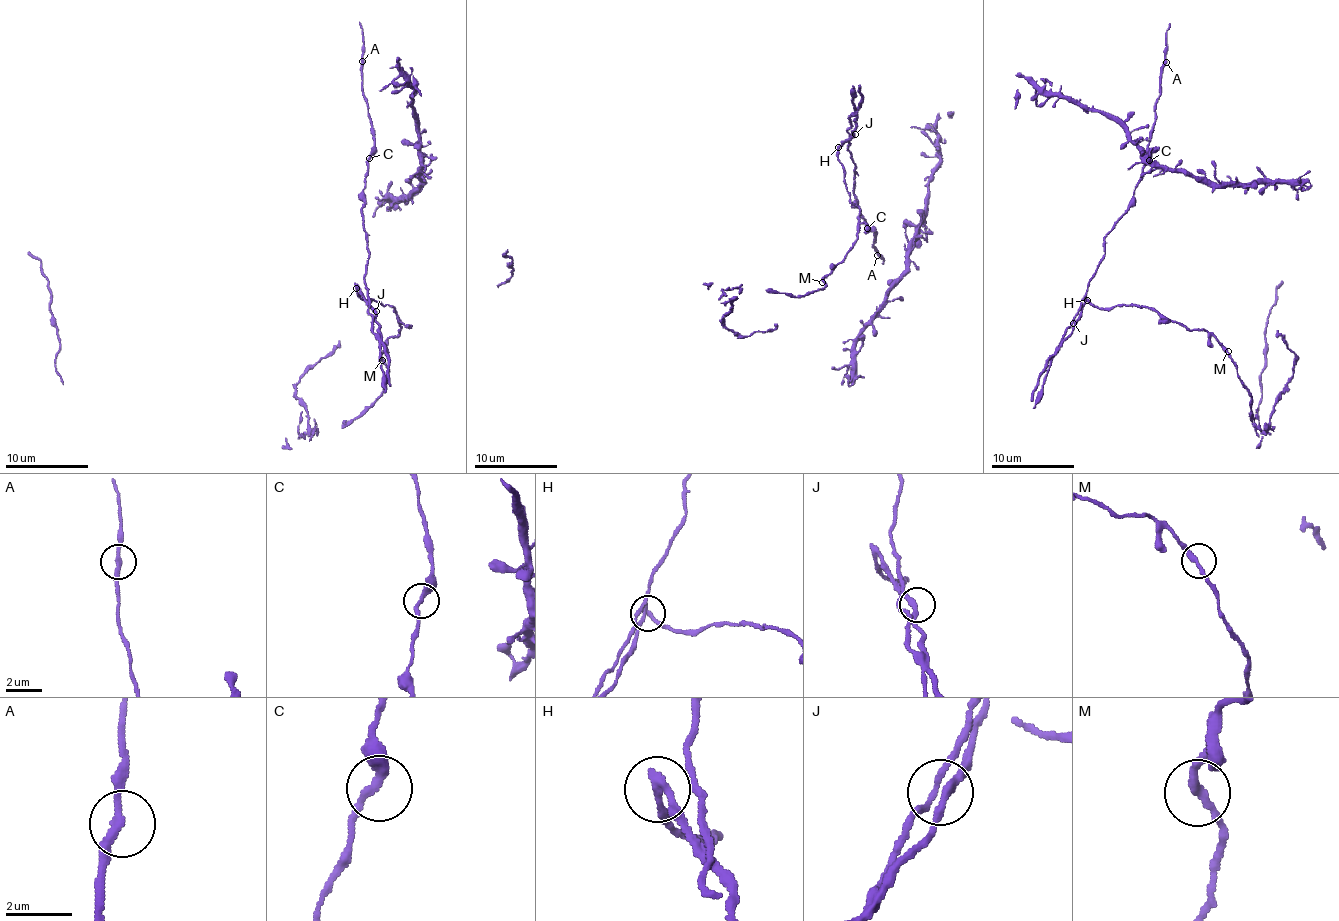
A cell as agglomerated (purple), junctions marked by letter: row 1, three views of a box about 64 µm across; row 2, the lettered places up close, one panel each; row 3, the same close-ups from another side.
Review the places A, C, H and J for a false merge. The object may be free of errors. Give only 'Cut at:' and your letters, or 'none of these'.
Cut at: H

